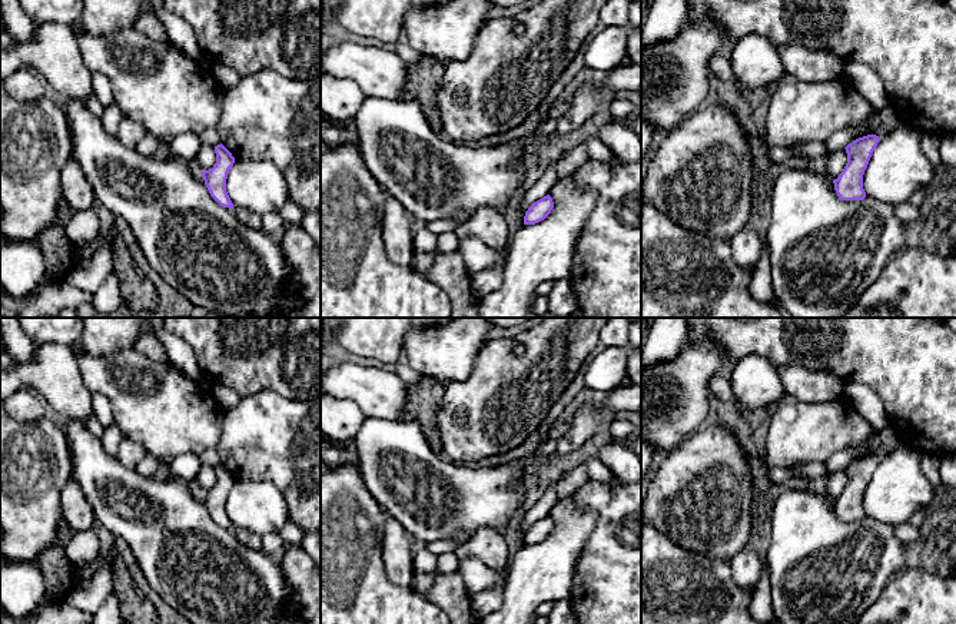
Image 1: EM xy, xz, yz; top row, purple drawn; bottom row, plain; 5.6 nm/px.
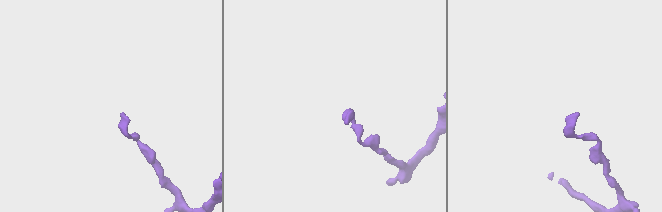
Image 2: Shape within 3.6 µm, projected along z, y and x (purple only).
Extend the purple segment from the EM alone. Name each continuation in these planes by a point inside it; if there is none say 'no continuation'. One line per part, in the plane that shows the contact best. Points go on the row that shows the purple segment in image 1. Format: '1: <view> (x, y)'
no continuation

